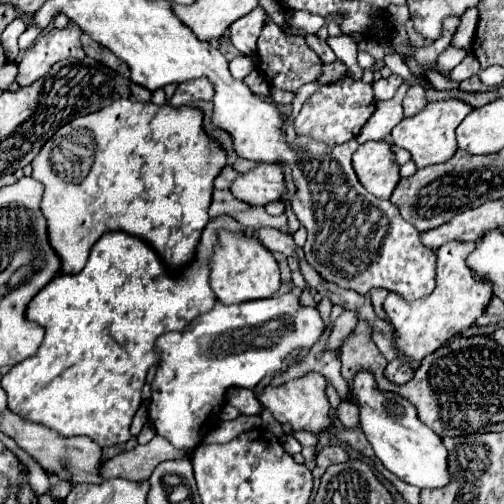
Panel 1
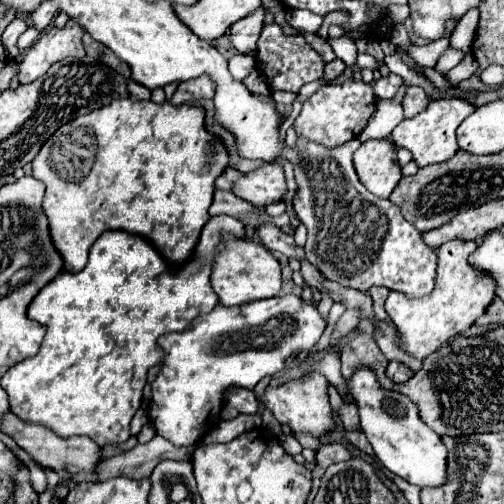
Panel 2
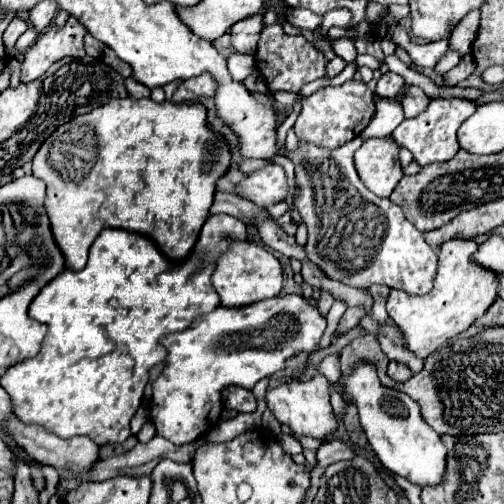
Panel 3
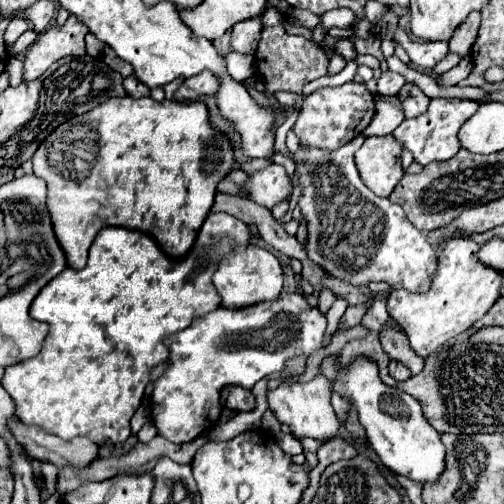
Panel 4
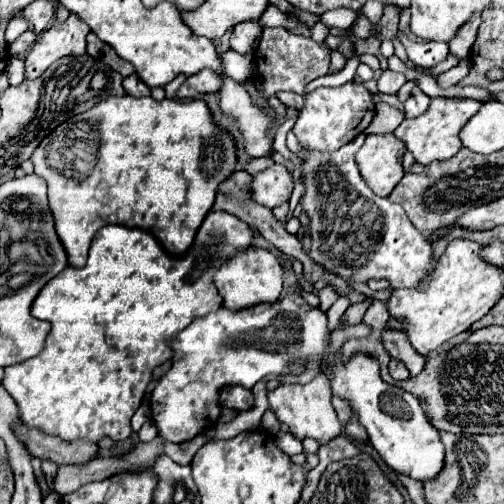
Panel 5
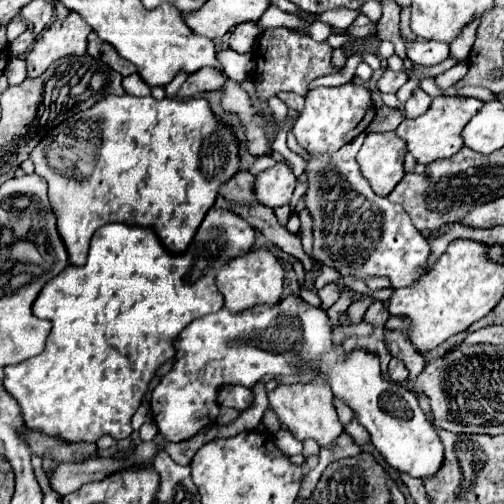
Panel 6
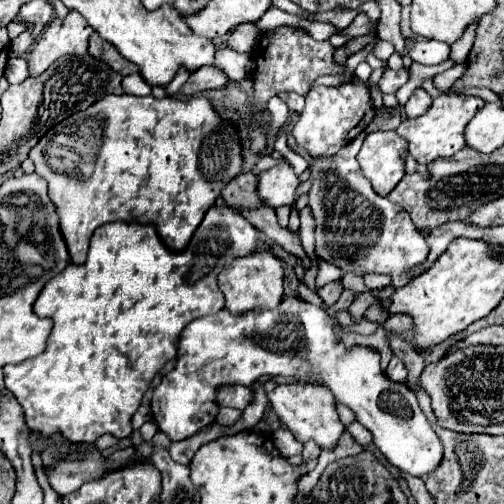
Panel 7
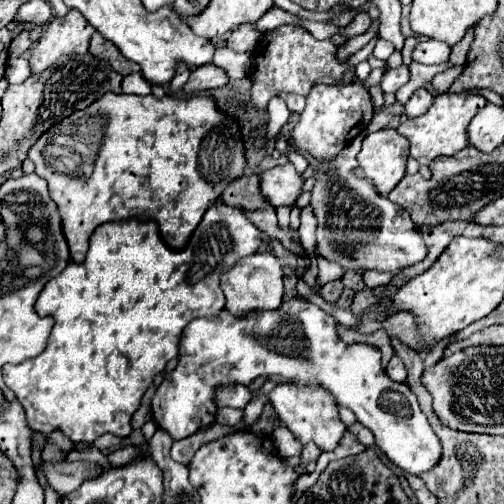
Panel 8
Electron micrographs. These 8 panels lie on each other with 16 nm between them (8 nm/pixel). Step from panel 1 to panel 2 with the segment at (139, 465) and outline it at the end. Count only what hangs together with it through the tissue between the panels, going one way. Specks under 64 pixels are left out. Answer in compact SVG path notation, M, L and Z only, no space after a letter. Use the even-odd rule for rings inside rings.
M154 436L148 444L138 444L130 452L118 454L114 458L102 460L98 464L98 478L108 480L116 476L126 476L132 480L142 480L152 474L162 460L188 460L194 448L172 448L162 436Z

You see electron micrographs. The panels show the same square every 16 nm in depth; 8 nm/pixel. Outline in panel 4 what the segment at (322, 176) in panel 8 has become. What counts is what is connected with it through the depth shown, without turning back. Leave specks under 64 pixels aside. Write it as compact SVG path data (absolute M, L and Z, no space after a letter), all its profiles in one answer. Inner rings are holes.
M358 136L334 152L300 146L292 154L302 186L298 208L308 226L306 254L328 276L350 286L386 282L390 288L428 292L436 272L436 250L424 242L424 234L412 226L400 206L376 196L360 180L354 152L362 142L364 138Z

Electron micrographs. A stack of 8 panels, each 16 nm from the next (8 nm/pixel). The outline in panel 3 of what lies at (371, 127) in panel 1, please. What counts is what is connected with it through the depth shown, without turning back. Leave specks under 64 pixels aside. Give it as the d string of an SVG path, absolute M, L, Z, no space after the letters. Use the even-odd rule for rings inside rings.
M404 88L398 92L394 102L390 102L390 100L378 100L376 102L376 114L372 116L370 124L362 130L362 134L360 134L362 140L374 138L374 136L376 138L390 136L392 130L404 120L404 112L400 112L400 108L398 108L398 102L402 100L402 92L404 92Z

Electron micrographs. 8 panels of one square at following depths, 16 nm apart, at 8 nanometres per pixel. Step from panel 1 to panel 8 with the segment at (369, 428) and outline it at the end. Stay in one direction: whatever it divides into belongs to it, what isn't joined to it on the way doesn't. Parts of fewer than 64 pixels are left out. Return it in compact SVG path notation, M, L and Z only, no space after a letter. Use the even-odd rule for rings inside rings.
M300 298L284 300L276 310L254 310L248 316L256 316L254 324L242 324L242 318L232 316L228 310L222 310L210 318L196 318L192 320L180 338L178 346L178 366L164 376L162 384L156 388L152 398L152 414L156 424L172 436L172 440L182 440L192 436L194 432L208 428L216 416L214 404L214 390L216 386L224 384L242 384L248 386L258 376L282 376L292 380L298 386L324 386L332 392L334 400L356 414L356 420L370 428L374 434L376 446L386 454L386 458L402 468L408 474L420 476L432 470L442 456L442 444L434 434L430 422L426 420L424 412L418 406L414 392L400 382L388 378L388 374L380 366L380 352L374 346L366 344L352 344L346 346L336 336L334 318L326 314L322 308L304 302Z

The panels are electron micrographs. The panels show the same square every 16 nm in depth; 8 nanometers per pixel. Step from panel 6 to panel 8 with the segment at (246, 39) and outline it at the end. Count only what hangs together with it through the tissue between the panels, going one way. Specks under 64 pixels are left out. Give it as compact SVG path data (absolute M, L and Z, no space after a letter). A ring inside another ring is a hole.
M242 24L230 34L226 46L232 48L234 52L250 52L258 44L258 40L260 40L260 32L252 24Z

